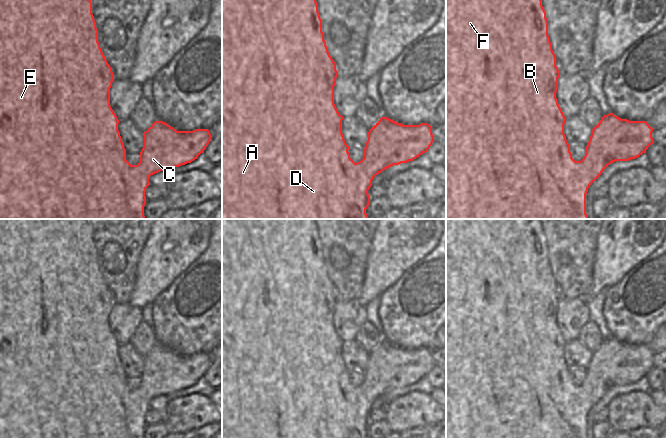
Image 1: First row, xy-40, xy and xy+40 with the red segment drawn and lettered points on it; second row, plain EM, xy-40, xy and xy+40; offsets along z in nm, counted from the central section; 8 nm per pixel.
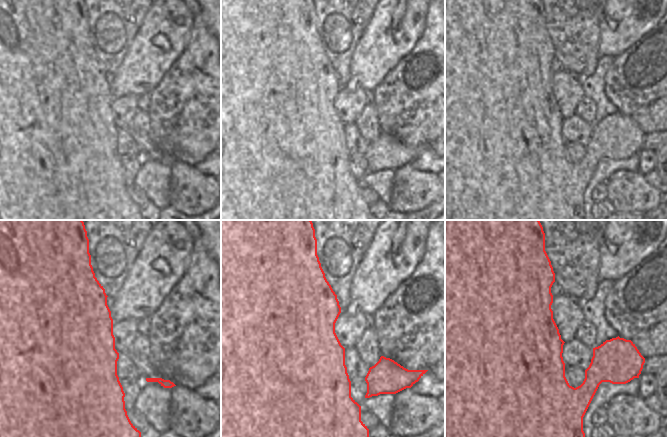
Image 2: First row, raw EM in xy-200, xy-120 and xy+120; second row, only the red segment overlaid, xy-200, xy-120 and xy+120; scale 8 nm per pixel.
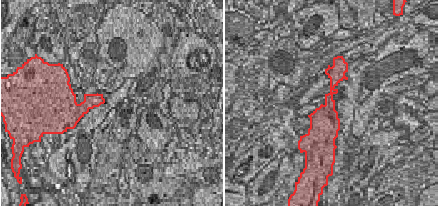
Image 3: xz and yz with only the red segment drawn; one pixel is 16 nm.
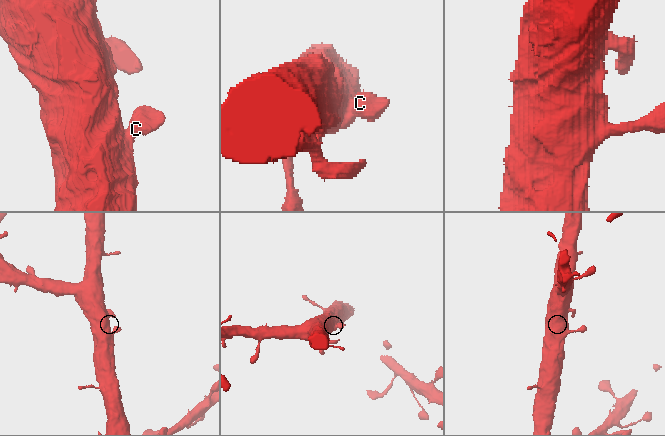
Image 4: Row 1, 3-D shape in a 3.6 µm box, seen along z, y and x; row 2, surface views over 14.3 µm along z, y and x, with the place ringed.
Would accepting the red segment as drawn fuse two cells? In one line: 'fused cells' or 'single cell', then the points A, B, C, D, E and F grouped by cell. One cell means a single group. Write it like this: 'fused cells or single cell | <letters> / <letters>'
single cell | A B C D E F

